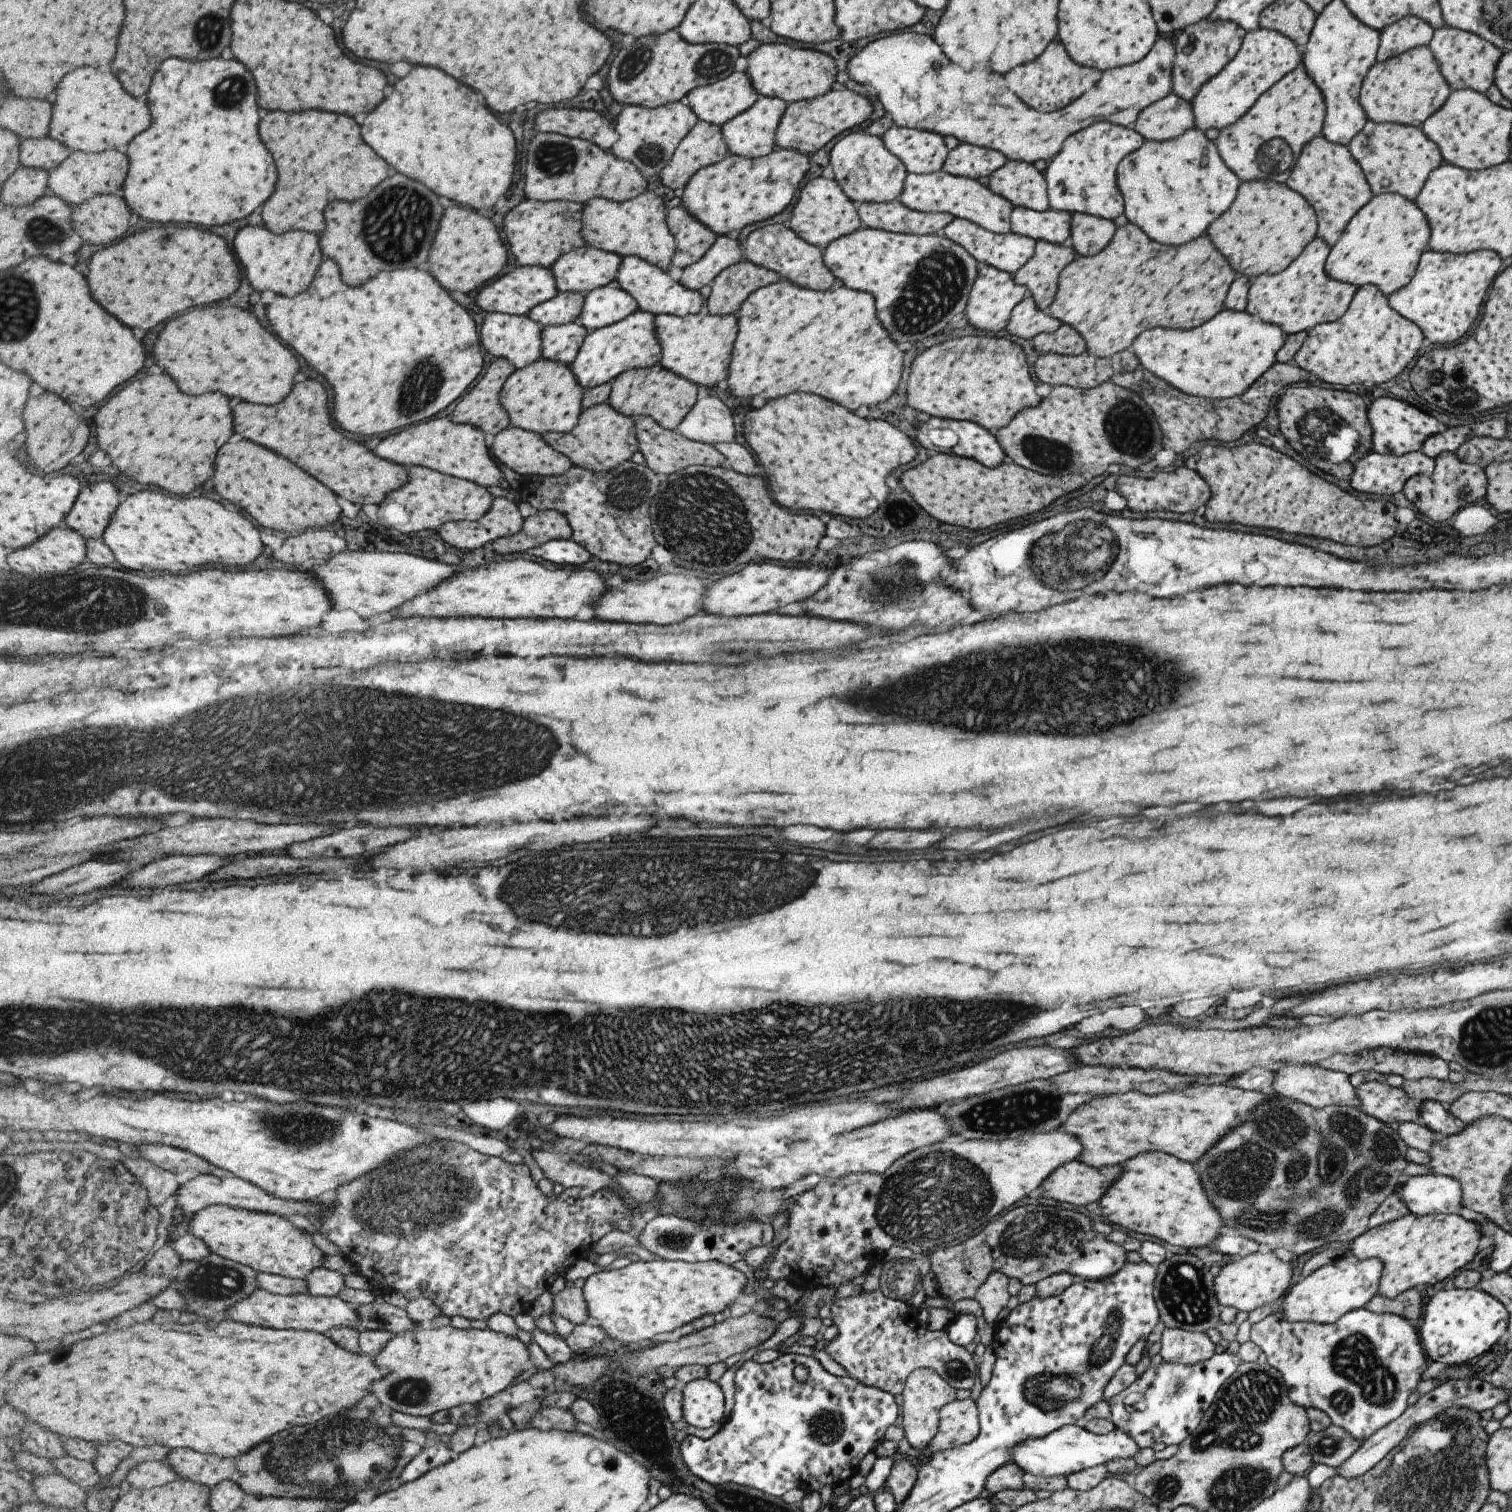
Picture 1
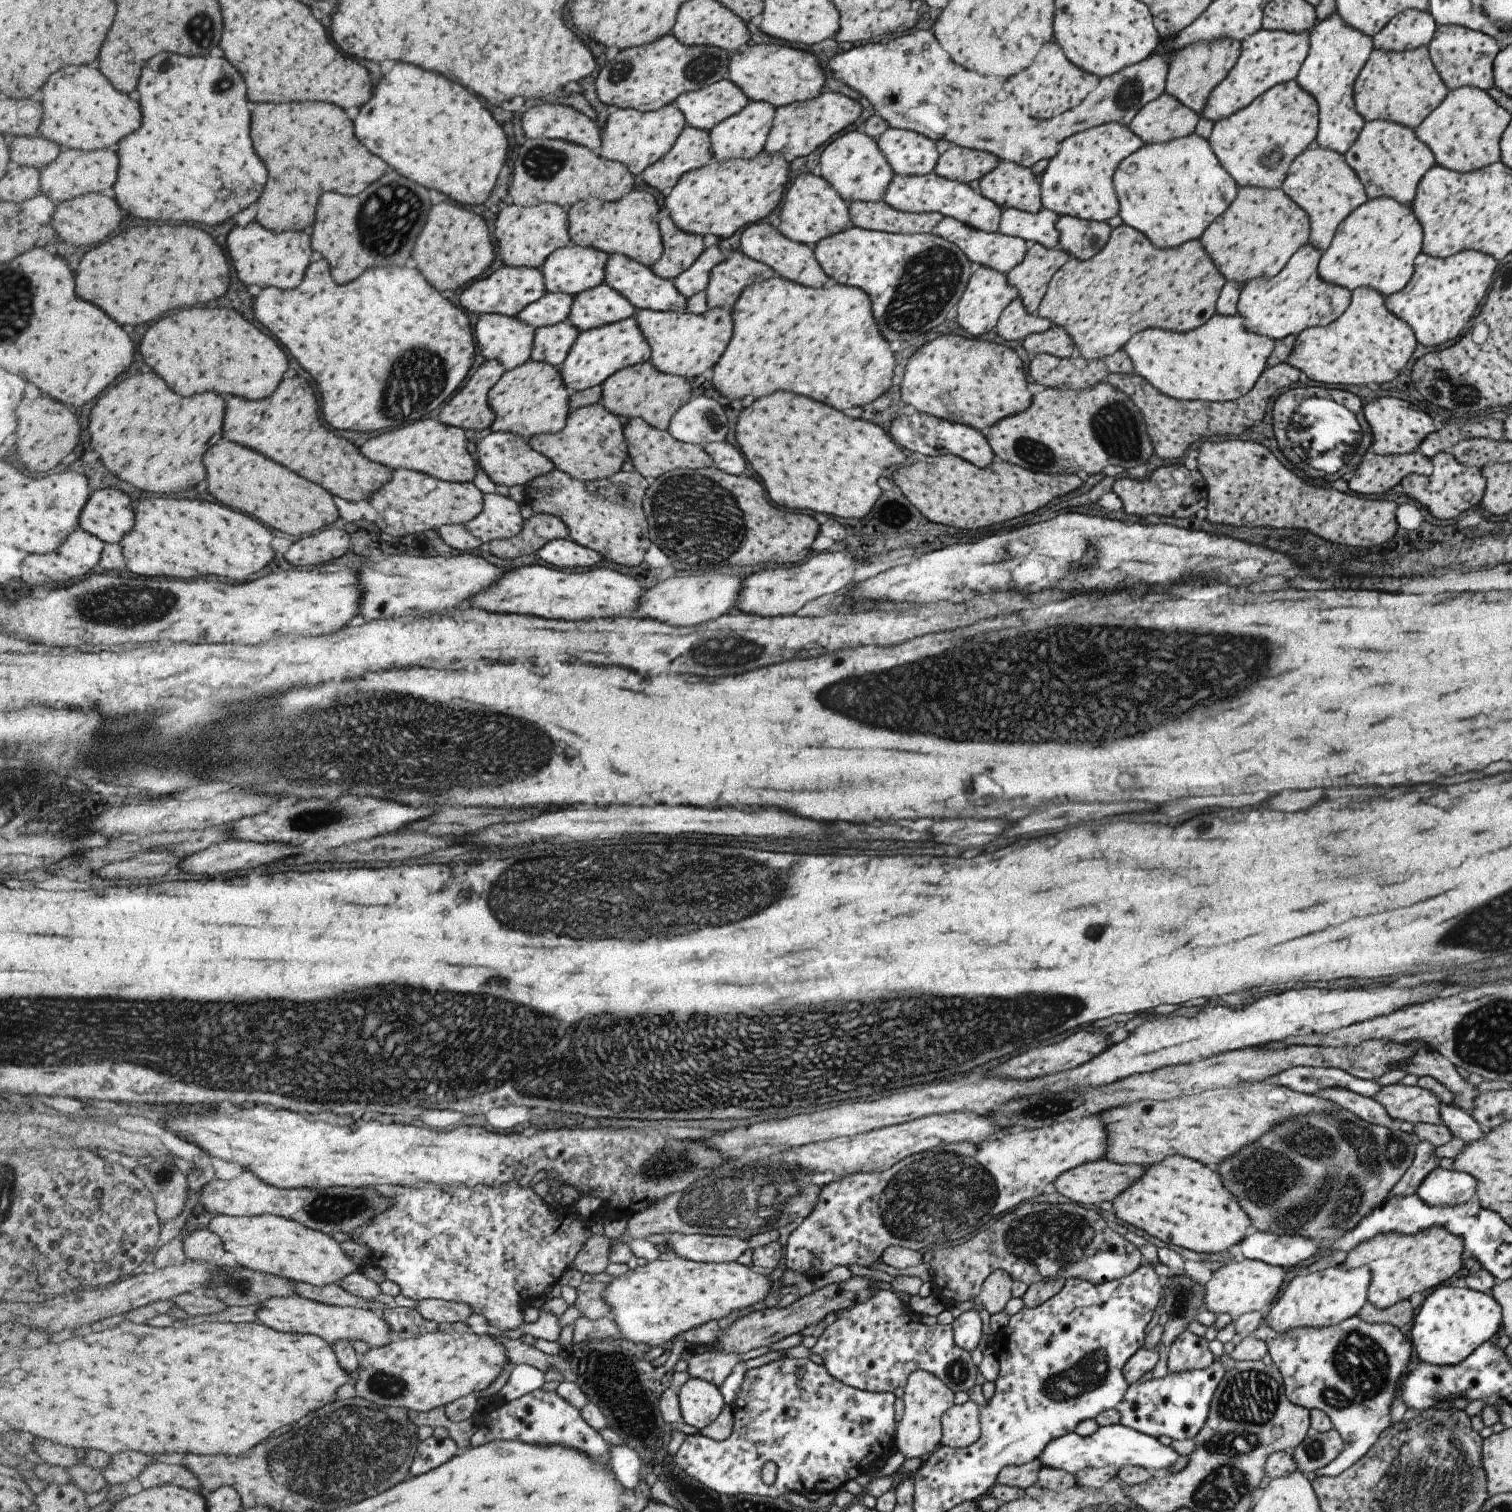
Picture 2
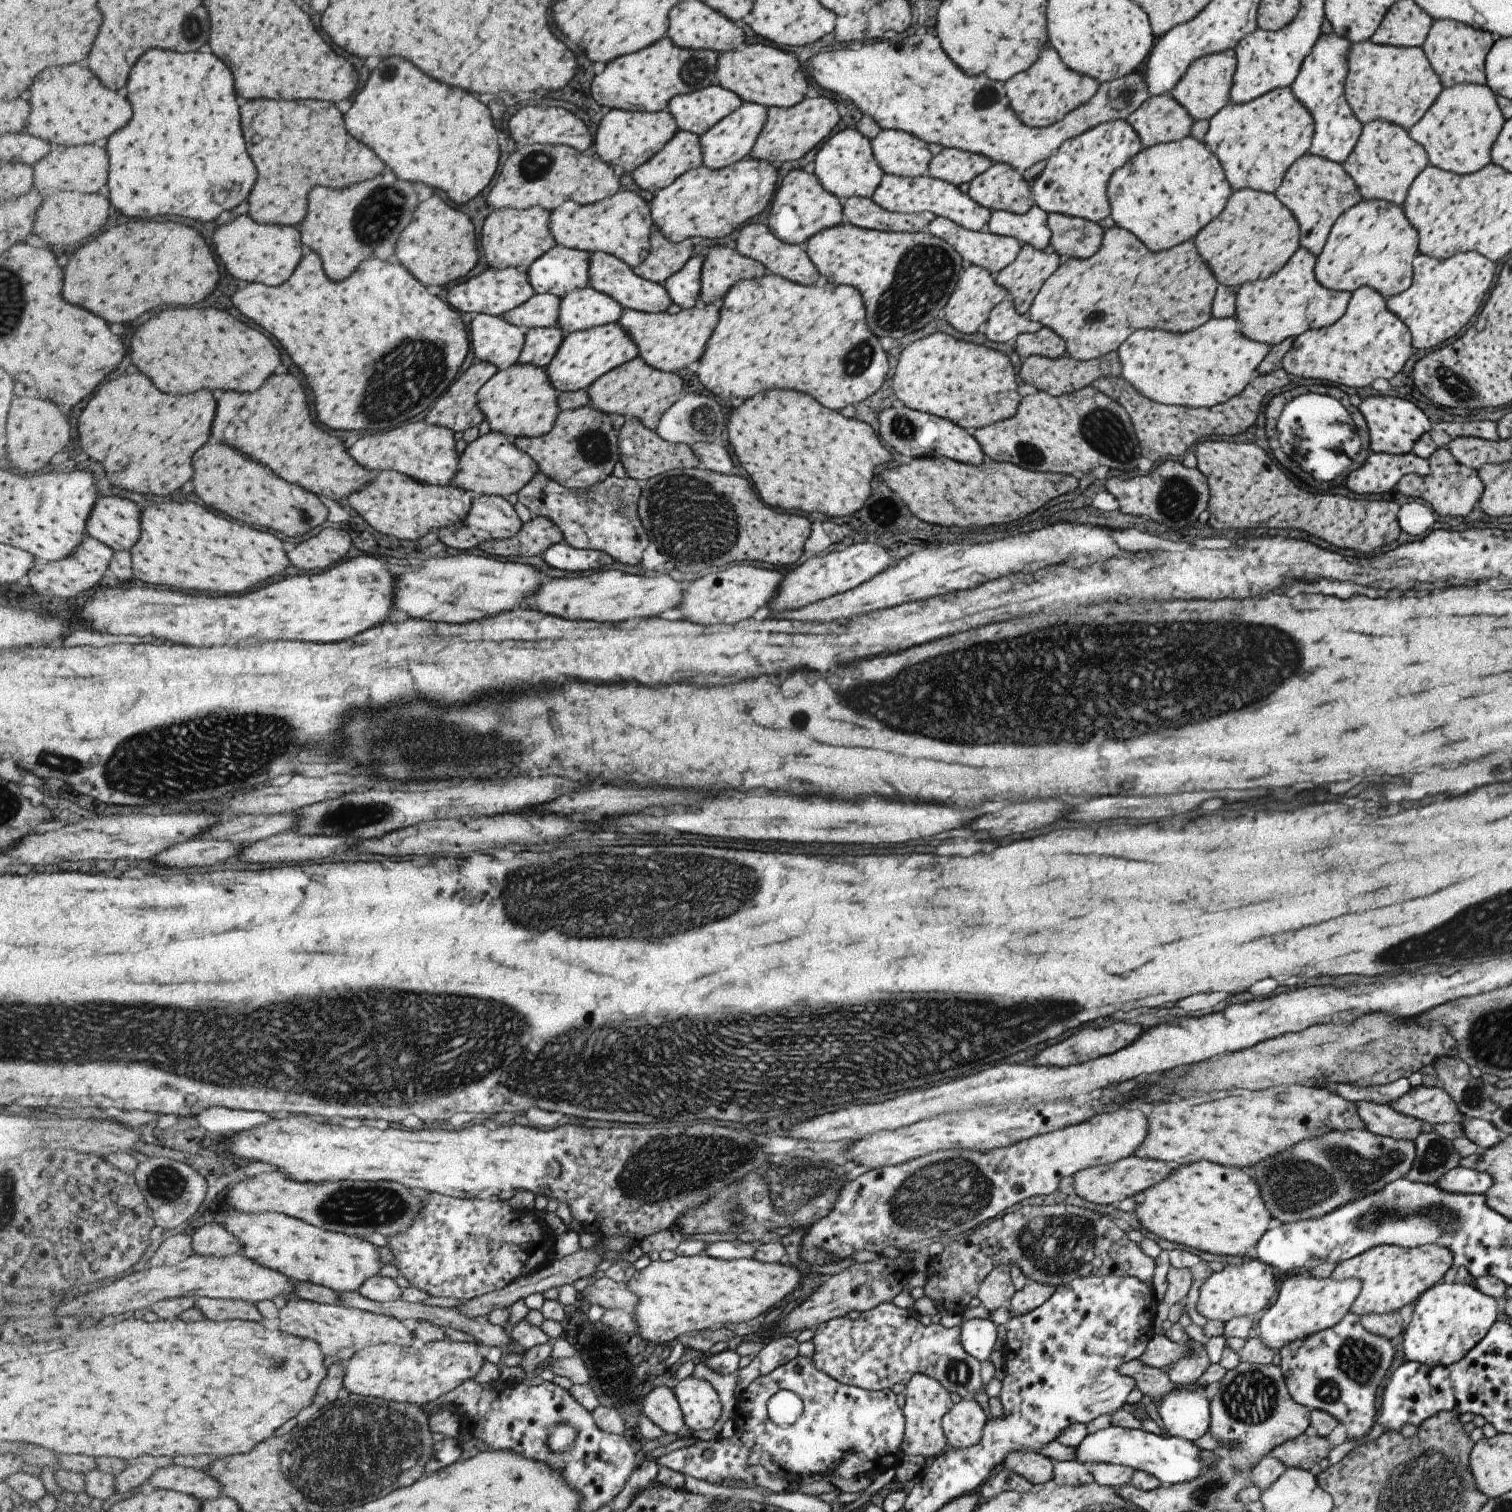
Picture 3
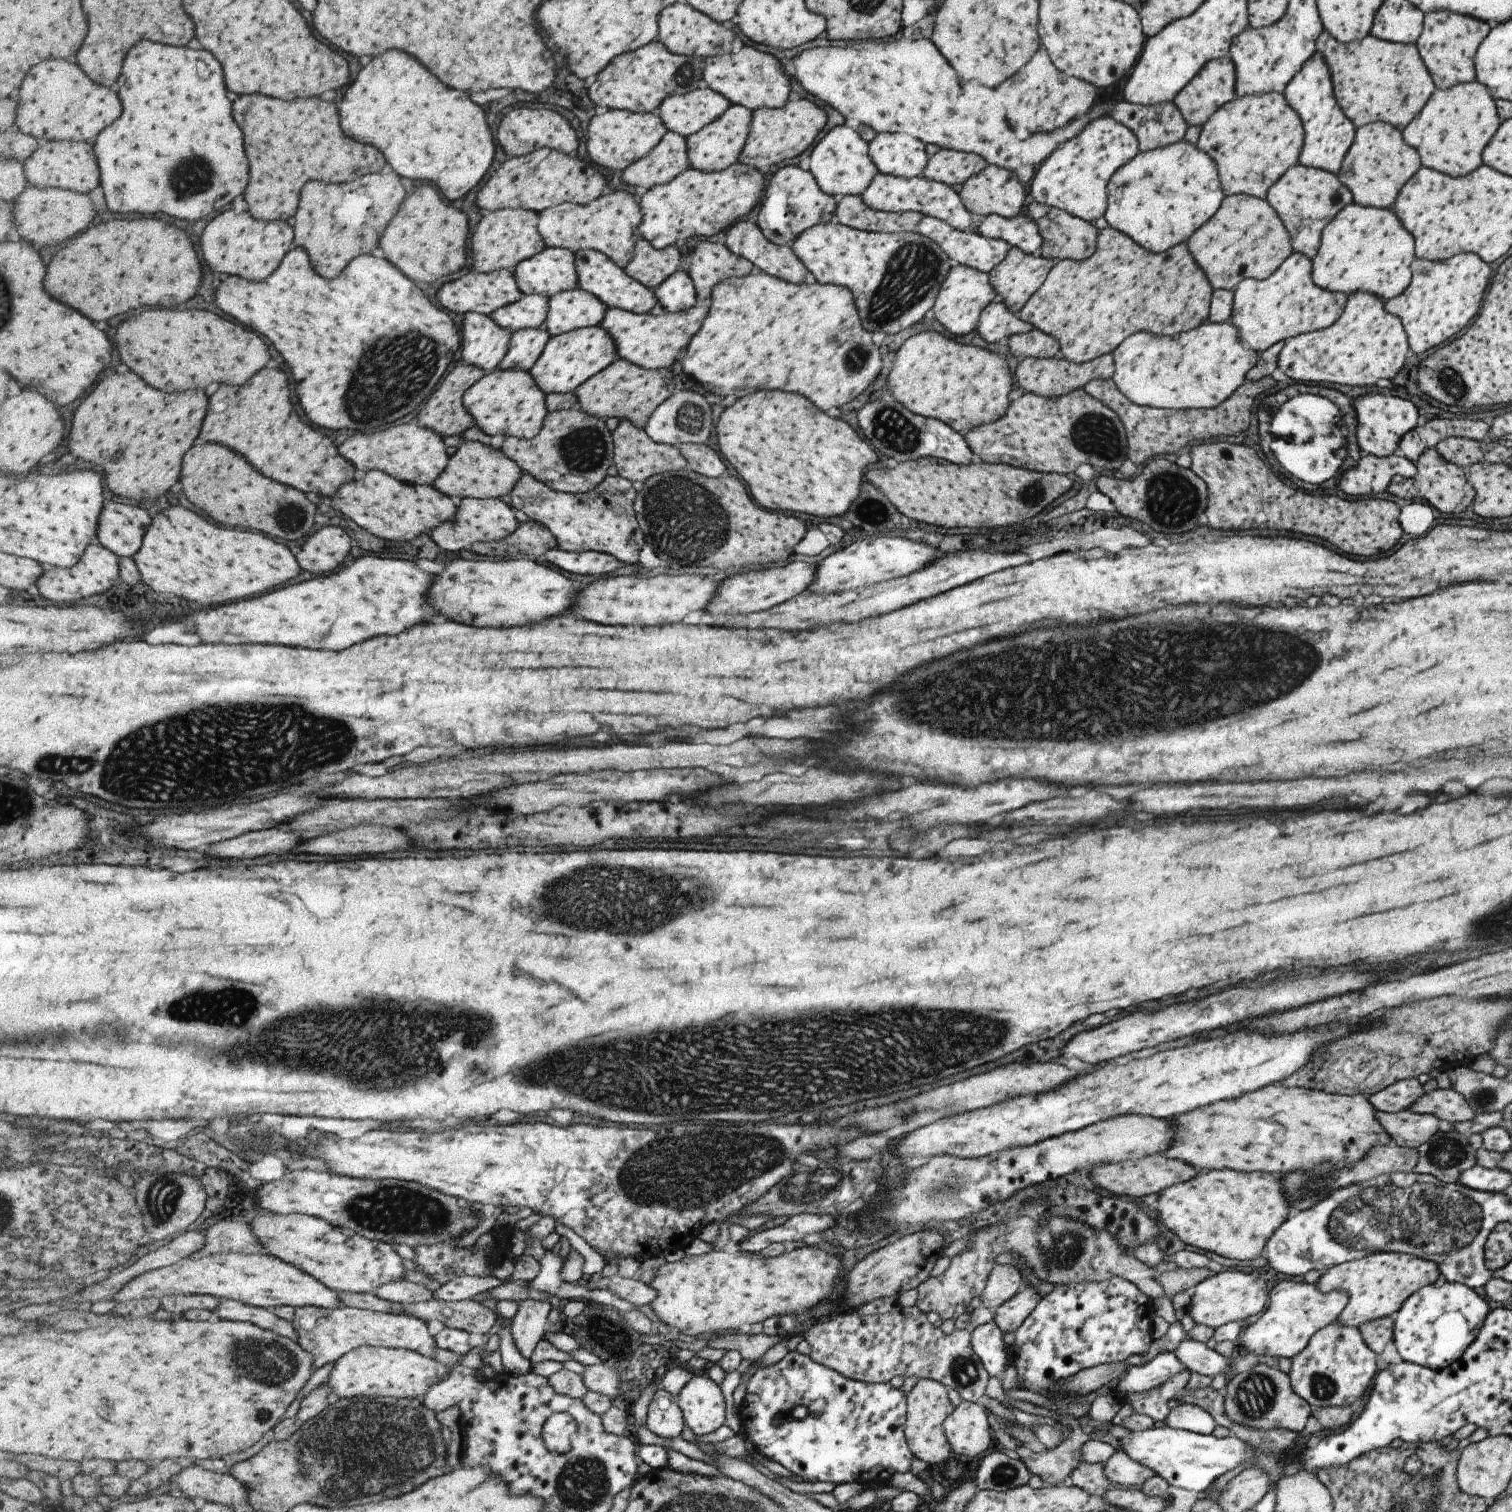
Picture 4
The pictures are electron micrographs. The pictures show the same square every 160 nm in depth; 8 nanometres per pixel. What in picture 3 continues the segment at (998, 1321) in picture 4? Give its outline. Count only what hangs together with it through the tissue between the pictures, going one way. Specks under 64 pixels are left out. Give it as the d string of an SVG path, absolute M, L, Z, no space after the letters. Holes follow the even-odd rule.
M1025 1282L1023 1287L1014 1291L1011 1298L1007 1301L1010 1316L1021 1316L1047 1300L1052 1292L1055 1292L1053 1285L1044 1285L1038 1282Z

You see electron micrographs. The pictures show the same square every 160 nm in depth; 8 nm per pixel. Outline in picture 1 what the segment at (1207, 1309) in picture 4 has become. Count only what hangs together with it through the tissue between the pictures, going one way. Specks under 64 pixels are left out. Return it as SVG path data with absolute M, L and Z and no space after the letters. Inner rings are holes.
M1260 1249L1221 1267L1221 1271L1214 1278L1213 1290L1220 1305L1251 1312L1254 1308L1281 1300L1285 1290L1289 1289L1289 1280L1290 1262L1275 1257L1271 1250Z

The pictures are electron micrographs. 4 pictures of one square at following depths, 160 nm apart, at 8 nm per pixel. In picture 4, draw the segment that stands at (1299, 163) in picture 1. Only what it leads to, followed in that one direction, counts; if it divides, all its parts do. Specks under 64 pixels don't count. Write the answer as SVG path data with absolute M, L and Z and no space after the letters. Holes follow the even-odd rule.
M1297 162L1268 188L1265 200L1286 228L1292 250L1312 260L1318 251L1322 228L1344 206L1352 202L1352 194L1335 174L1319 168L1305 167Z

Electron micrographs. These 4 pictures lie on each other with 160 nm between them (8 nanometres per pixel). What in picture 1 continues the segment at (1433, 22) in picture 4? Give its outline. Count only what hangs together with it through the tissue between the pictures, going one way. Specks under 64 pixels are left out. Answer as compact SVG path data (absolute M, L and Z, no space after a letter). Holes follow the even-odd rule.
M1443 26L1440 29L1433 29L1428 47L1436 58L1441 76L1452 91L1471 89L1478 93L1484 93L1493 86L1494 70L1502 52L1490 42L1476 34Z

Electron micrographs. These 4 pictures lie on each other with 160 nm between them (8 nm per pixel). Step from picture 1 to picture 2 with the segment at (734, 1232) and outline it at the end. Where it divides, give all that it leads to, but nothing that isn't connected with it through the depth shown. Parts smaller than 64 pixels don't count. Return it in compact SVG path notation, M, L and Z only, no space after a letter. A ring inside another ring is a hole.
M663 1235L667 1247L679 1257L704 1263L730 1263L747 1252L747 1239L723 1235Z

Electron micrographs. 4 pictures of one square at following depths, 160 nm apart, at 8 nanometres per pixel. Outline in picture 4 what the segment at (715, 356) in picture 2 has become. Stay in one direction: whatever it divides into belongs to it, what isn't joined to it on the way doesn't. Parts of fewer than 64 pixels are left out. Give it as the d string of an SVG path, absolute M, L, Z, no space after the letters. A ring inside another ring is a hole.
M712 300L705 304L699 302L693 308L683 312L653 314L639 314L625 309L610 308L601 326L610 332L618 345L621 359L630 360L633 364L646 369L664 369L677 362L677 356L689 347L694 336L698 334L708 317Z

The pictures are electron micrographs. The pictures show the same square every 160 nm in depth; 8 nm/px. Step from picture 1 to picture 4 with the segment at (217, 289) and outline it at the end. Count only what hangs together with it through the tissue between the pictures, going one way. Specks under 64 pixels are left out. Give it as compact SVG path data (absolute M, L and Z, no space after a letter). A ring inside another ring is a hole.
M119 218L105 222L81 234L57 256L61 258L55 258L49 266L47 292L51 292L51 296L55 296L59 302L77 308L79 312L97 322L111 320L117 314L125 314L145 306L181 306L199 292L203 282L201 260L191 238L185 234L185 230L157 218ZM77 296L81 296L85 302L79 302Z

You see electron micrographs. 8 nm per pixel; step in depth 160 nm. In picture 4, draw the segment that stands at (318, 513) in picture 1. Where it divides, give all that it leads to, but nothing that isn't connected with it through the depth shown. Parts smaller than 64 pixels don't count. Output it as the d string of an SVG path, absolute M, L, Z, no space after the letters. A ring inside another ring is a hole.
M197 444L187 452L183 484L189 500L209 518L225 526L261 530L285 542L289 540L289 544L296 538L305 538L315 526L318 509L305 492L263 476L247 458L221 444Z

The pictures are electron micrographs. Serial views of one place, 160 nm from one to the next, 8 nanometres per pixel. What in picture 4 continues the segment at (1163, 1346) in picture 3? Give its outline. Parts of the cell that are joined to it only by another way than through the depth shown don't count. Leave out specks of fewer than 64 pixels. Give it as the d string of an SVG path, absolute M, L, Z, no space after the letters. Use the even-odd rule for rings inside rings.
M1187 1336L1176 1344L1172 1352L1161 1352L1159 1355L1169 1353L1188 1371L1212 1377L1225 1373L1233 1360L1208 1349L1205 1343L1191 1340Z

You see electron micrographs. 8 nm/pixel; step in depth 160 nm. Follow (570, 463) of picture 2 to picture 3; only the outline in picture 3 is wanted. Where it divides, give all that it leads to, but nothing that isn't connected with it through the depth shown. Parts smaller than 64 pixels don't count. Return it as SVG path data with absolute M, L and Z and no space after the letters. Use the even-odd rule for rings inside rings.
M589 404L577 410L561 411L554 429L545 436L514 440L539 463L541 473L558 480L564 487L588 489L608 479L622 459L618 436L613 417Z

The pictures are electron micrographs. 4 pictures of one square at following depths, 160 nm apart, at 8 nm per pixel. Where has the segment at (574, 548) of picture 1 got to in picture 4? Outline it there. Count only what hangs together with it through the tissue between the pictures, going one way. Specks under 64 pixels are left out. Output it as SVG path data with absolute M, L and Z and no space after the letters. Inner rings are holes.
M559 546L546 552L544 558L557 568L587 576L609 576L623 565L622 561L609 553L599 551L578 553L563 550Z

